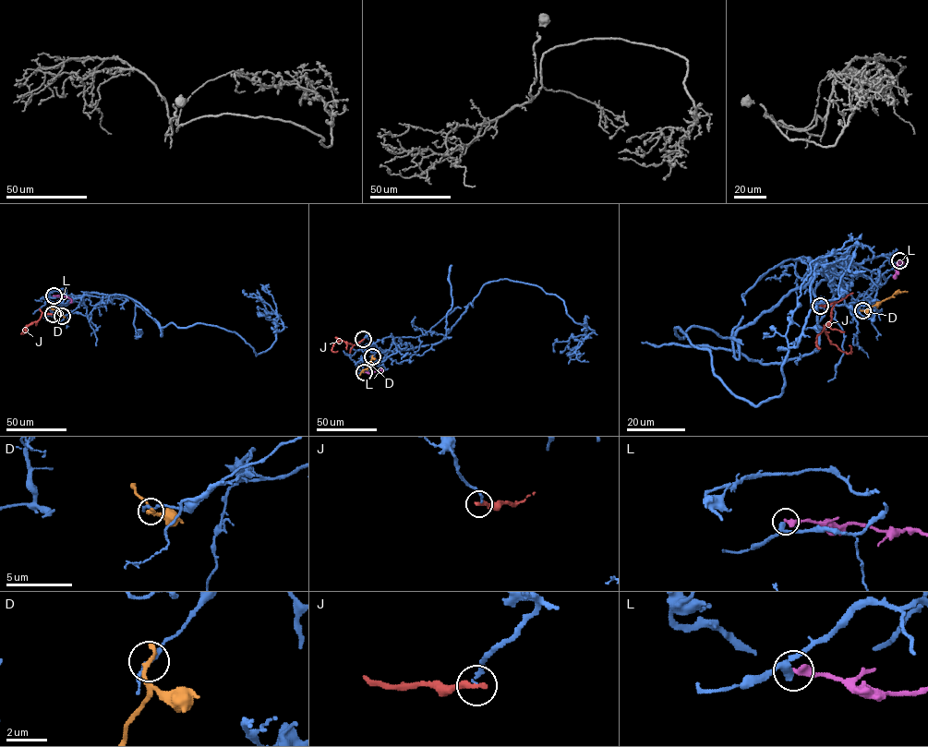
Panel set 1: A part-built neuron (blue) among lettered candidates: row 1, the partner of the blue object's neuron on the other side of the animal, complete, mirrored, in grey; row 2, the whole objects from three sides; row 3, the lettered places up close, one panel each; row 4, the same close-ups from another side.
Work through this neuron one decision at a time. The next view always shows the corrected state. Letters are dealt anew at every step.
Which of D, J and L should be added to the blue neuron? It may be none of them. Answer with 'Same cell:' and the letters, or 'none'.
Same cell: none

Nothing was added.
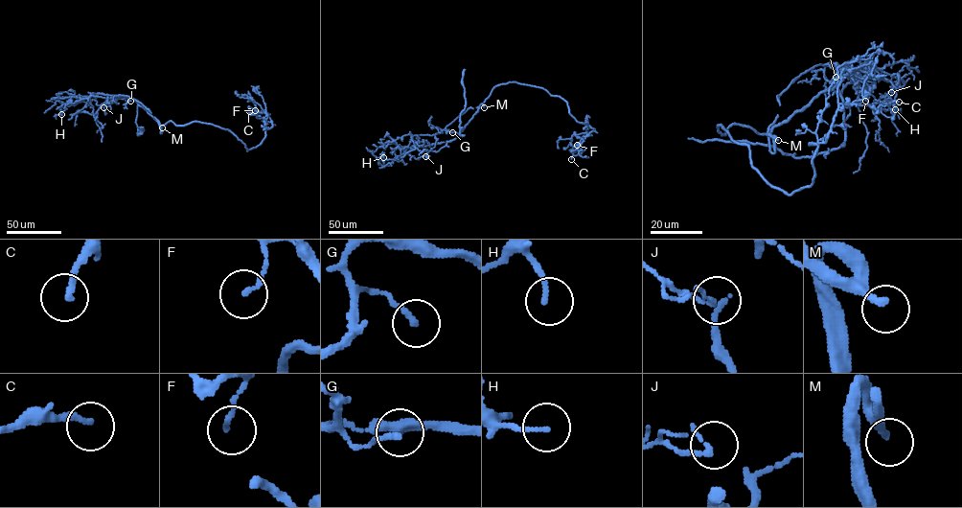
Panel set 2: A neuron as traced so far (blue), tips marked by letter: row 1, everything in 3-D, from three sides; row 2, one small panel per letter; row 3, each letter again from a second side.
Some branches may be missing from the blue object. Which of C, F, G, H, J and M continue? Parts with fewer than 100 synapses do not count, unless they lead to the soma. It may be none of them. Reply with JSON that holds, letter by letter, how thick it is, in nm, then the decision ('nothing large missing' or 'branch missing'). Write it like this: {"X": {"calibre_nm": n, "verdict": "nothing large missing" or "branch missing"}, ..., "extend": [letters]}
{"C": {"calibre_nm": 200, "verdict": "nothing large missing"}, "F": {"calibre_nm": 130, "verdict": "nothing large missing"}, "G": {"calibre_nm": 170, "verdict": "nothing large missing"}, "H": {"calibre_nm": 160, "verdict": "nothing large missing"}, "J": {"calibre_nm": 130, "verdict": "nothing large missing"}, "M": {"calibre_nm": 280, "verdict": "branch missing"}, "extend": ["M"]}

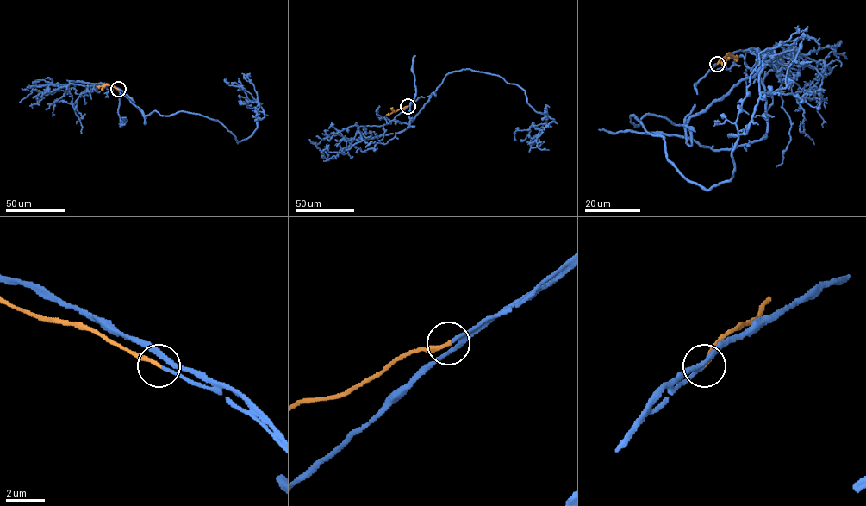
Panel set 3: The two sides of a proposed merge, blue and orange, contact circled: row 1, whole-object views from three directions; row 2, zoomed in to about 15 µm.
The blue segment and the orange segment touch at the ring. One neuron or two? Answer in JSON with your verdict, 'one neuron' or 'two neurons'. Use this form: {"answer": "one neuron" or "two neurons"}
{"answer": "one neuron"}

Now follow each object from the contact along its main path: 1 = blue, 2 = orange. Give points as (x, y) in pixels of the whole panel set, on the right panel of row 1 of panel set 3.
1: (717, 63), (760, 69), (690, 118), (690, 145), (631, 115), (706, 189), (732, 178), (762, 60), (796, 45)
2: (717, 63), (727, 53), (738, 56)

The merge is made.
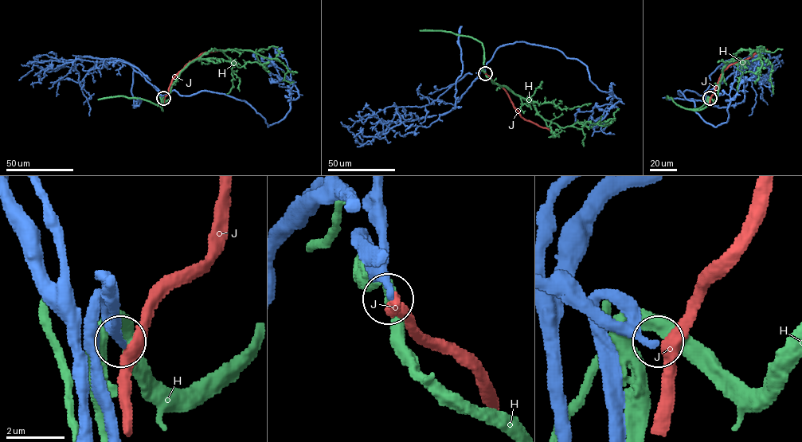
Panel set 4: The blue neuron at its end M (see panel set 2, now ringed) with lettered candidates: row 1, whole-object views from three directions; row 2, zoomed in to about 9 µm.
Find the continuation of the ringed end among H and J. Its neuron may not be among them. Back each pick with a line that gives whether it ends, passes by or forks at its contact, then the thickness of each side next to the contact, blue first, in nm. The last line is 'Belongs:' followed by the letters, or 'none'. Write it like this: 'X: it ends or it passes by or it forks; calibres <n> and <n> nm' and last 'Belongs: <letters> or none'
Belongs: none

